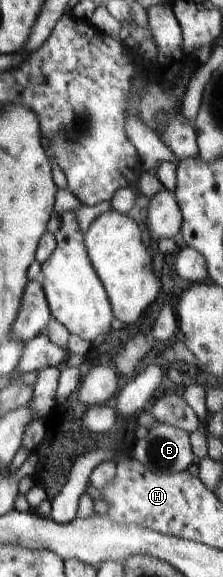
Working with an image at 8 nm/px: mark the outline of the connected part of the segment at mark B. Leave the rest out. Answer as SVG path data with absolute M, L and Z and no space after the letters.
M157 422L151 429L132 450L132 457L150 472L172 475L197 462L186 430Z

